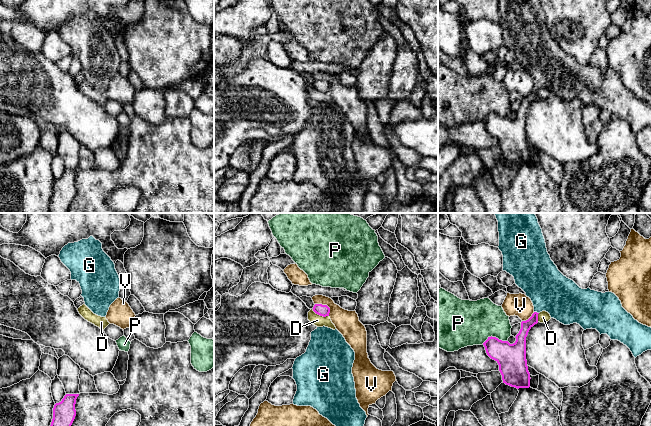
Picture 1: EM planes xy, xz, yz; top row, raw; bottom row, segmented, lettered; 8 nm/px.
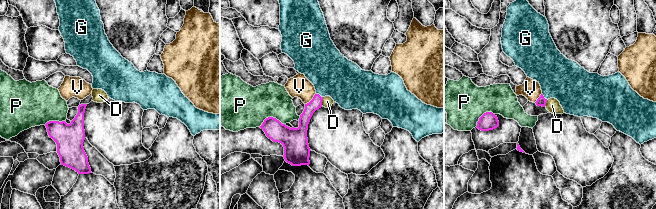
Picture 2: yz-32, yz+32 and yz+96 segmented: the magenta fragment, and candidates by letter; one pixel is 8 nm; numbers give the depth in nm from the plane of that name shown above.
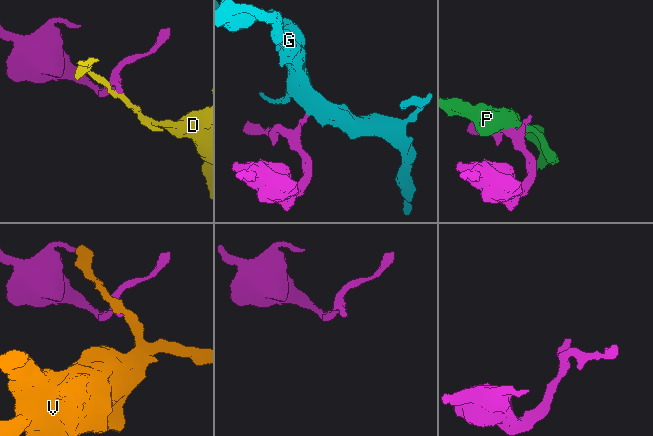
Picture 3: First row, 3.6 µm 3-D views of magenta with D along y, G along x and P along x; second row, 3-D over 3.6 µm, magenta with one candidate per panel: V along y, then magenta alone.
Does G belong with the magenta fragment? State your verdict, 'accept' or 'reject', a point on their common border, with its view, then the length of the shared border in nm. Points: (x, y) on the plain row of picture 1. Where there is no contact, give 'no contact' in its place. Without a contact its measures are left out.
accept; meets magenta in yz at (536, 88); contact 40 nm long

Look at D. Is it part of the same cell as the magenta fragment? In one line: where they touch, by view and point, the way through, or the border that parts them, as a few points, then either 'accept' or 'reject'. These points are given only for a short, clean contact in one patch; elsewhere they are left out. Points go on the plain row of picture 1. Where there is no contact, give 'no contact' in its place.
xz (320, 91) | along xz (312, 85), (320, 91), (328, 92) | reject

